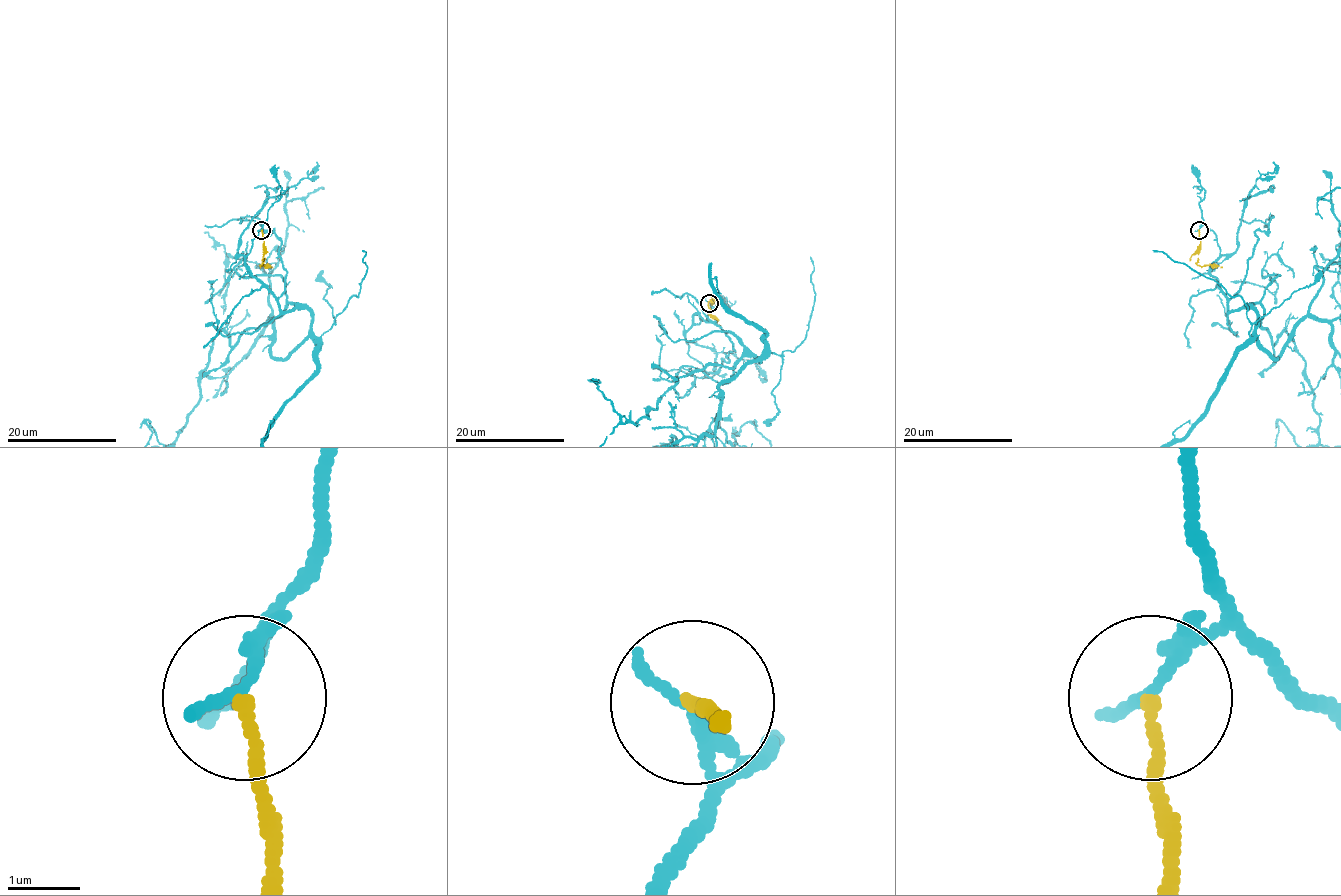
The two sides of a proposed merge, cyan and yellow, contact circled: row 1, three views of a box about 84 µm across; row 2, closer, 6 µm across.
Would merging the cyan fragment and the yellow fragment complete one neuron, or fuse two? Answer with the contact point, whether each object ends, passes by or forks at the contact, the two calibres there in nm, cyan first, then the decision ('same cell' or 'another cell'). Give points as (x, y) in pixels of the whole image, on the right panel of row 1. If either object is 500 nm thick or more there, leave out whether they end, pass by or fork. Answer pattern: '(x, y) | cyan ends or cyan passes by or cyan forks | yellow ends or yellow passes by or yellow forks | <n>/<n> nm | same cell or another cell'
(1199, 230) | cyan ends | yellow ends | 190/160 nm | another cell

